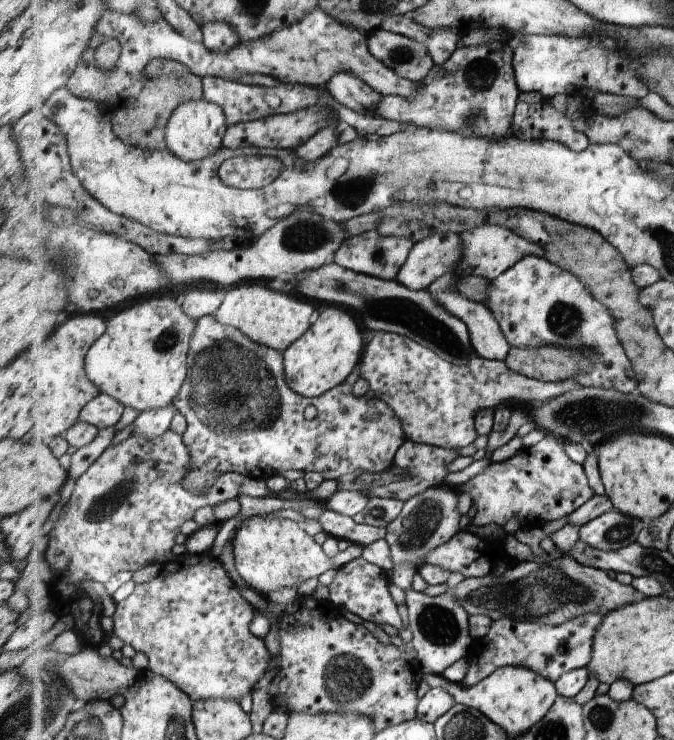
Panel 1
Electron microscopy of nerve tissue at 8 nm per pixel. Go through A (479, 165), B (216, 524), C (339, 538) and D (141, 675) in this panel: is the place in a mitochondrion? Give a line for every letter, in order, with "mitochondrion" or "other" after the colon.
A: other
B: other
C: other
D: other

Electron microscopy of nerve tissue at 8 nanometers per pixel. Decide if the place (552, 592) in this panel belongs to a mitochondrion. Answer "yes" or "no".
yes

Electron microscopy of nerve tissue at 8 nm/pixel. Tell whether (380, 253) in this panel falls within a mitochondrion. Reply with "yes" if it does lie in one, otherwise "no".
yes

